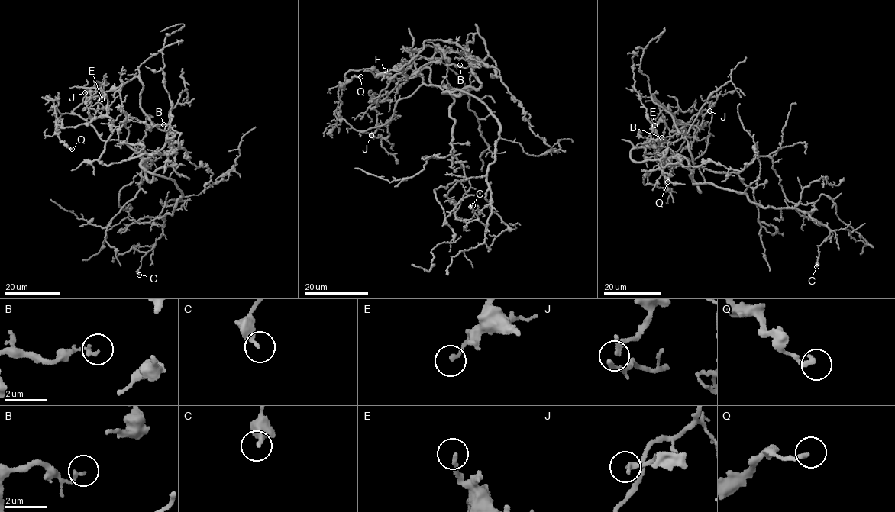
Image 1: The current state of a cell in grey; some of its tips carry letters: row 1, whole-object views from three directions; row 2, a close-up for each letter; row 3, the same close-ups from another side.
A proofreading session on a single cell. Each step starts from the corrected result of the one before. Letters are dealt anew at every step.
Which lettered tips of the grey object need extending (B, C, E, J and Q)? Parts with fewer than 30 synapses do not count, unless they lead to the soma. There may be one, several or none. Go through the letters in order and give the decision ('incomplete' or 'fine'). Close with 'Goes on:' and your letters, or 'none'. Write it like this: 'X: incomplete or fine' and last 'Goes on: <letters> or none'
B: fine
C: fine
E: fine
J: fine
Q: fine
Goes on: none

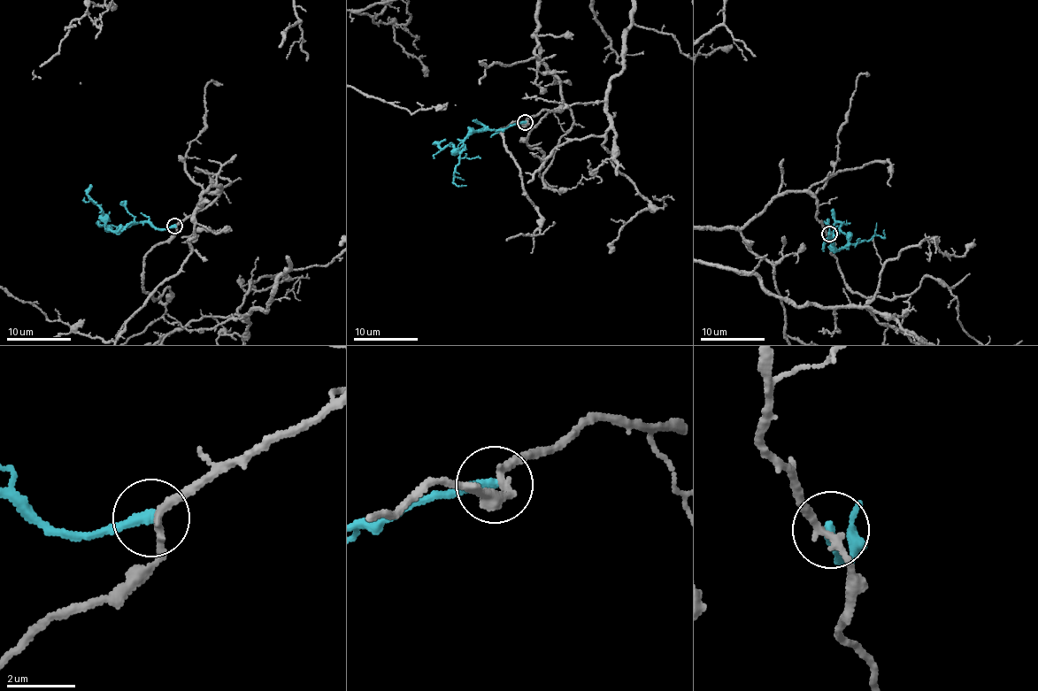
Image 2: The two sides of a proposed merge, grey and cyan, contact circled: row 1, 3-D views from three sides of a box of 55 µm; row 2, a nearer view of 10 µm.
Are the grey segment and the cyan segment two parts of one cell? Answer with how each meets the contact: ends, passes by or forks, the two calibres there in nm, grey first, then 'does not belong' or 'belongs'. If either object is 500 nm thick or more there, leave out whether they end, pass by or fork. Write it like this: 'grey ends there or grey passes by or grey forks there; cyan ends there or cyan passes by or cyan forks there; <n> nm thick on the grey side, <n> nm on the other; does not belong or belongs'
grey passes by; cyan ends there; 220 nm thick on the grey side, 320 nm on the other; does not belong

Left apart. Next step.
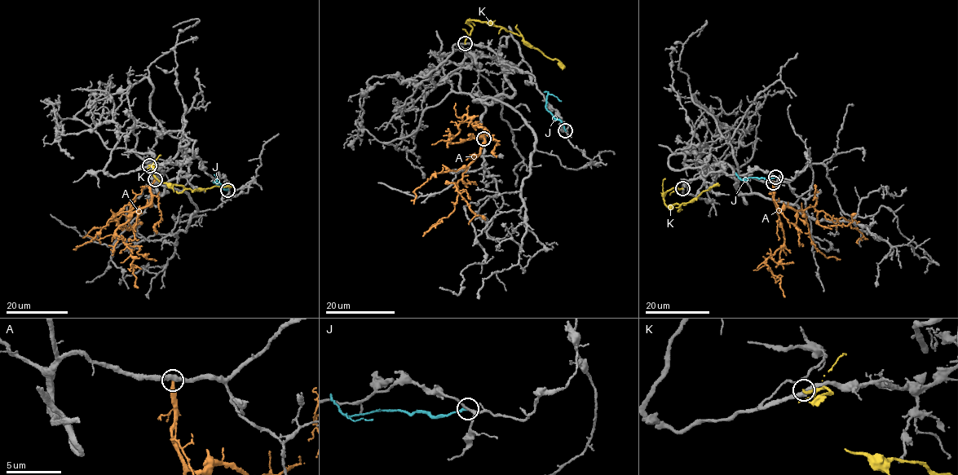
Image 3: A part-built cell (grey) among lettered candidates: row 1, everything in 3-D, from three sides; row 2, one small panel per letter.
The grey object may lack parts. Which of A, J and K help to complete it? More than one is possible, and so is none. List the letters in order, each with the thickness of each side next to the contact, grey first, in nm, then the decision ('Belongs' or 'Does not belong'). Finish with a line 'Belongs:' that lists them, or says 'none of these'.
A: Thickness 400 nm (grey) against 340 nm. Does not belong
J: Thickness 190 nm (grey) against 200 nm. Does not belong
K: Thickness 320 nm (grey) against 200 nm. Does not belong
Belongs: none of these

